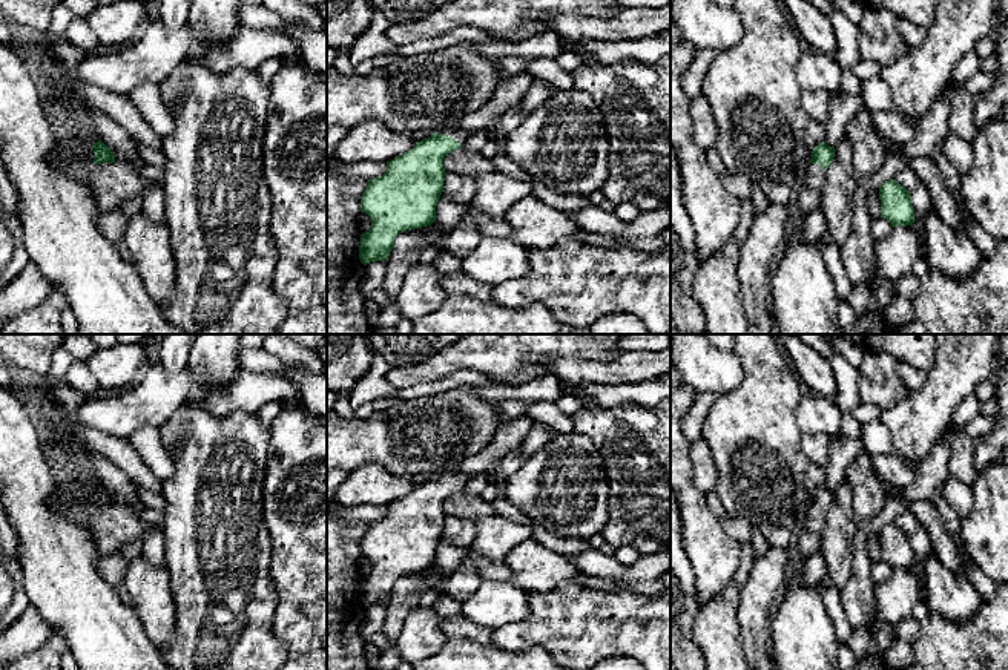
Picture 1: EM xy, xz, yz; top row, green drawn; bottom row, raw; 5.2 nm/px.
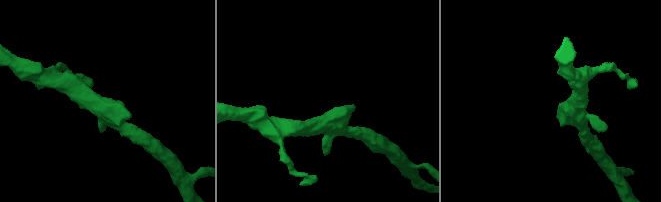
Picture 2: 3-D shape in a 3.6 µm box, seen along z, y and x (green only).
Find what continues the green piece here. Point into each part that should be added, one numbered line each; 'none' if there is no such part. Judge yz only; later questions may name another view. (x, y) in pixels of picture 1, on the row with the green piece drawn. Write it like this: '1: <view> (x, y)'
1: yz (809, 197)

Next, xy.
1: xy (111, 184)

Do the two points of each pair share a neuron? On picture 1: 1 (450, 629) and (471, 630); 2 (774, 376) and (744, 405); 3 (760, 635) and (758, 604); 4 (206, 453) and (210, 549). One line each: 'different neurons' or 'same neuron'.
1: same neuron
2: same neuron
3: same neuron
4: same neuron

